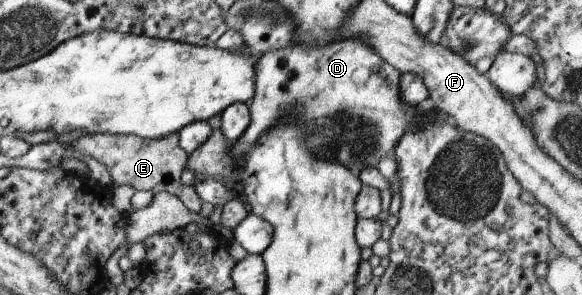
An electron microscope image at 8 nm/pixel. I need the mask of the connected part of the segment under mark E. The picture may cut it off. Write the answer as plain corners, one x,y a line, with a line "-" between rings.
95,133
83,135
69,144
74,151
89,156
105,166
111,177
112,186
129,184
133,190
147,190
152,194
165,191
175,195
189,212
198,213
201,203
192,186
181,184
181,171
185,169
188,154
181,150
177,133
158,139
139,138
135,135

